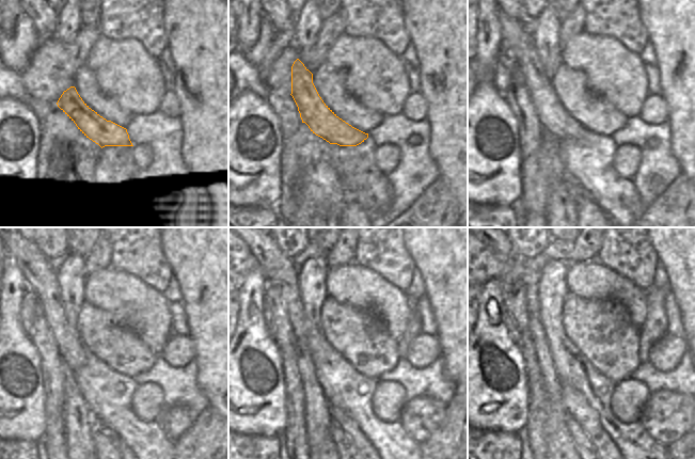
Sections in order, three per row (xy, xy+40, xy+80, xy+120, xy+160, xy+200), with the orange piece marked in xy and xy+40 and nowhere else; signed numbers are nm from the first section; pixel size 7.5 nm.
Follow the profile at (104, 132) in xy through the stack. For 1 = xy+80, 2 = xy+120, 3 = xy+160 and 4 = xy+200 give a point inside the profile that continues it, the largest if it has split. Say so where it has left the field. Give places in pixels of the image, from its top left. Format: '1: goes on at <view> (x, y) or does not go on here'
1: goes on at xy+80 (556, 122)
2: goes on at xy+120 (38, 273)
3: goes on at xy+160 (278, 268)
4: goes on at xy+200 (503, 249)

